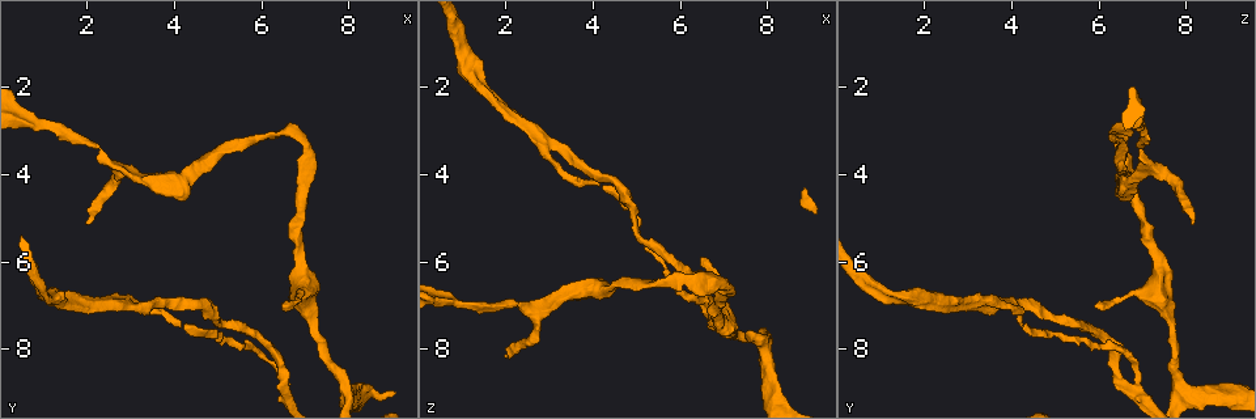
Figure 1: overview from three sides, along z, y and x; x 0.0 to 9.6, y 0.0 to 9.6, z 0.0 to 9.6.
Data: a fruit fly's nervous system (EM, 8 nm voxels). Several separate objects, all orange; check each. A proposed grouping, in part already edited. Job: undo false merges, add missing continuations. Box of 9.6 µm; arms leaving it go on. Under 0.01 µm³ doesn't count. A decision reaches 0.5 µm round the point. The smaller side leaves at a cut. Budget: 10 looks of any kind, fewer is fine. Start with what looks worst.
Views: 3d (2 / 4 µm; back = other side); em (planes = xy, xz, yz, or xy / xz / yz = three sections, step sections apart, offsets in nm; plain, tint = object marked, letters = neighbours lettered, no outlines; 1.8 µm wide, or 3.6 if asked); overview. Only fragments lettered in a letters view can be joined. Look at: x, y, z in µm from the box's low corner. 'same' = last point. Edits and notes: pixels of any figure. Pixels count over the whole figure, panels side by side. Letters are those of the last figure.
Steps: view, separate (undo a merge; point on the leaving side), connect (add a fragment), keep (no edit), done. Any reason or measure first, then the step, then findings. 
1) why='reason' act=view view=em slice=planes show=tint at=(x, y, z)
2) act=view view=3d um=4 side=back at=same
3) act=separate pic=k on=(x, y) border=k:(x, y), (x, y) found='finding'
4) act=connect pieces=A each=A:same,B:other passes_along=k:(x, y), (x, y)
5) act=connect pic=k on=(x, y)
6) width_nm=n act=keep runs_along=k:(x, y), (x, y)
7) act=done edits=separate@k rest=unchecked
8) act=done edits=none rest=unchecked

why='three-way junction' act=view view=em slice=yz step=8 show=tint at=(2.90, 6.95, 3.20)

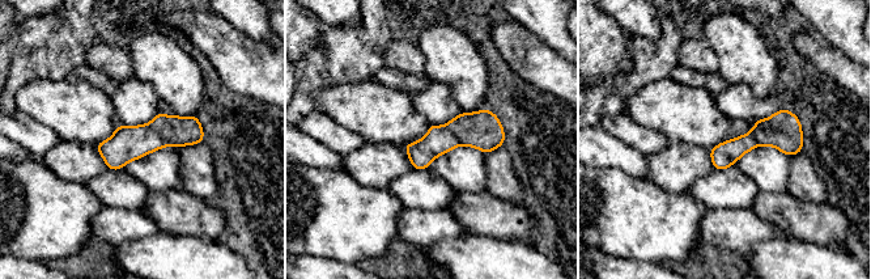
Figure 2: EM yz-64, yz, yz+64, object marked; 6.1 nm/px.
act=view view=em slice=planes show=letters at=same

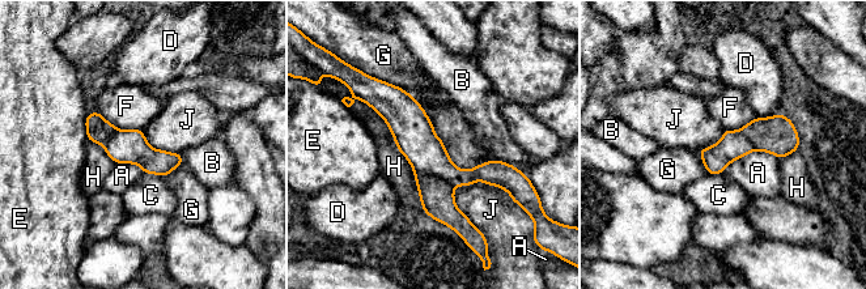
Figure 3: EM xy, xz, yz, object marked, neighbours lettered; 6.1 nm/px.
longest_contact=H:850nm act=keep each=A:other,B:other,C:other,D:other,E:other,F:other,G:other,H:other,J:other border=3:(404, 90), (457, 166), (499, 161) found='one cell here'

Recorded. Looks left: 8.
why='free end' act=view view=em slice=planes show=tint at=(1.95, 5.10, 8.10)

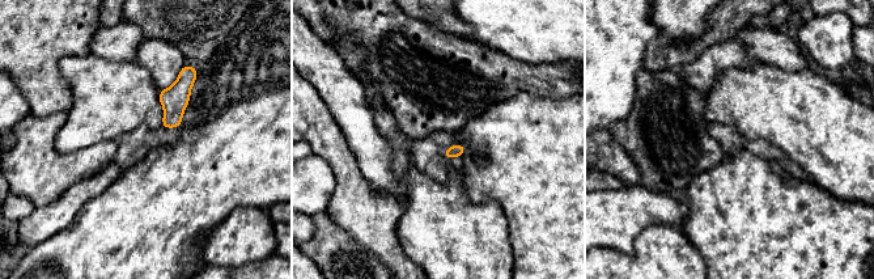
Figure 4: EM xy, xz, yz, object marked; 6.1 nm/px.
act=view view=em slice=planes show=letters at=same

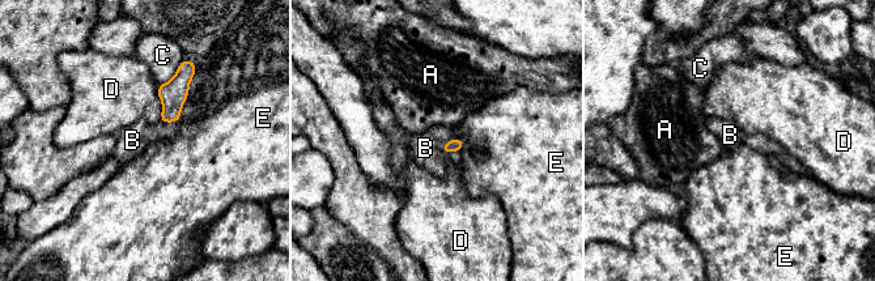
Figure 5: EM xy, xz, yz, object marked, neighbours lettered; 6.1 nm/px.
act=connect pieces=B each=A:other,B:same,C:other,D:other,E:other passes_along=5:(451, 145), (449, 140), (425, 148) found='the cell continues'

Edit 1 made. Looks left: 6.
why='arms part here' act=view view=3d um=4 side=back at=(6.55, 8.95, 6.75)

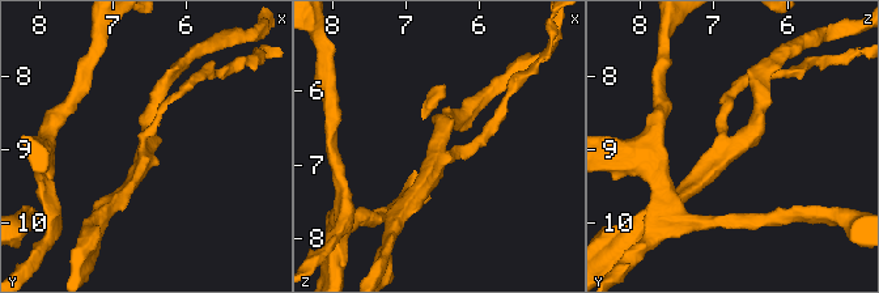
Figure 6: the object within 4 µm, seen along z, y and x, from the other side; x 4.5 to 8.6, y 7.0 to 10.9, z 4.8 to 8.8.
act=view view=em slice=planes show=letters at=(6.55, 8.95, 6.65)

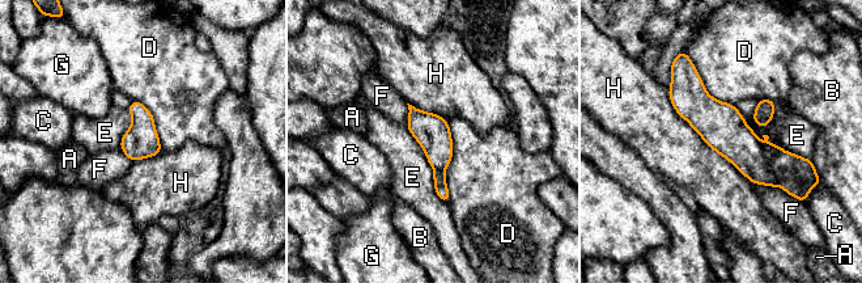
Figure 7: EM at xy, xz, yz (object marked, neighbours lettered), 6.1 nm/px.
act=keep each=A:other,B:other,C:other,D:other,E:other,F:other,G:other,H:other border=7:(743, 118), (763, 144), (811, 160) found='continuous, no second cell'

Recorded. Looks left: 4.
why='an open end' act=view view=3d um=2 at=(6.45, 7.00, 5.95)

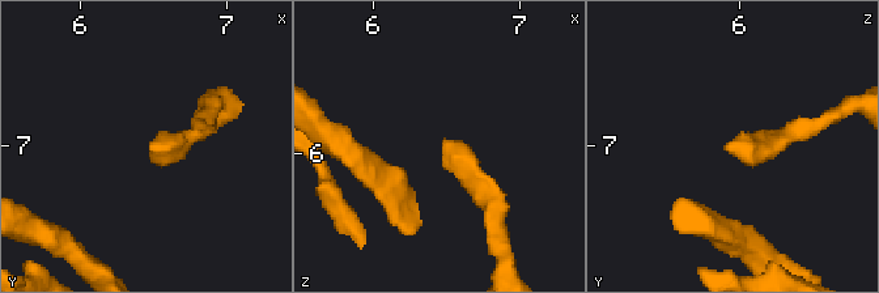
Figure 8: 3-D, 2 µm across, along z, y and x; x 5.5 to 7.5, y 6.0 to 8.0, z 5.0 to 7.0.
why='need the tissue' act=view view=em slice=planes show=letters at=(6.48, 7.00, 5.92)

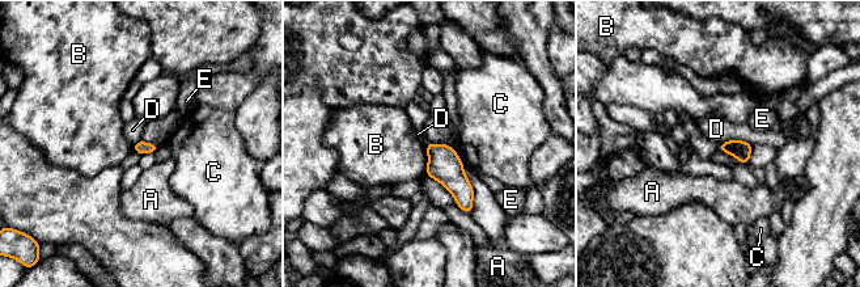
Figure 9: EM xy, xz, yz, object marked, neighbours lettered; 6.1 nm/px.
act=keep each=A:other,B:other,C:other,D:other,E:other border=9:(719, 143), (742, 139), (753, 146) found='no lettered fragment goes on from it'

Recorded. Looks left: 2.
act=done edits=connect@5 rest=unchecked

